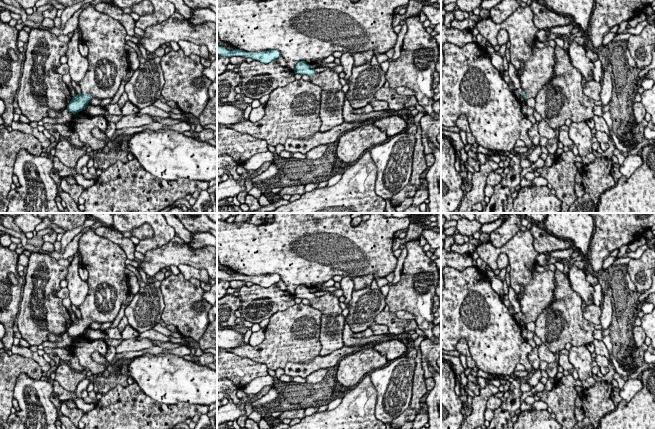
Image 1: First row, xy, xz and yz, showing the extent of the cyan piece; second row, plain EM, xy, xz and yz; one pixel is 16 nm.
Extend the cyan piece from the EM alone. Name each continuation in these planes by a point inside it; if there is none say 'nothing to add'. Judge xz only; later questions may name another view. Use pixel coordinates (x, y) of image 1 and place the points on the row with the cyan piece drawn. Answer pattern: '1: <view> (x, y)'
1: xz (332, 97)

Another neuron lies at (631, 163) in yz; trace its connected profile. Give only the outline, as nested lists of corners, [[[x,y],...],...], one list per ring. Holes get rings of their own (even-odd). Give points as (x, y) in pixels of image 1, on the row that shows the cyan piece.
[[[640,154],[635,155],[628,155],[623,164],[620,165],[620,172],[622,175],[626,176],[627,178],[630,178],[635,171],[641,167],[643,164],[643,159]]]

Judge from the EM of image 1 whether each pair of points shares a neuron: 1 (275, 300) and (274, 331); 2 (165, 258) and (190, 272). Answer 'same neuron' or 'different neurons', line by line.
1: different neurons
2: different neurons

